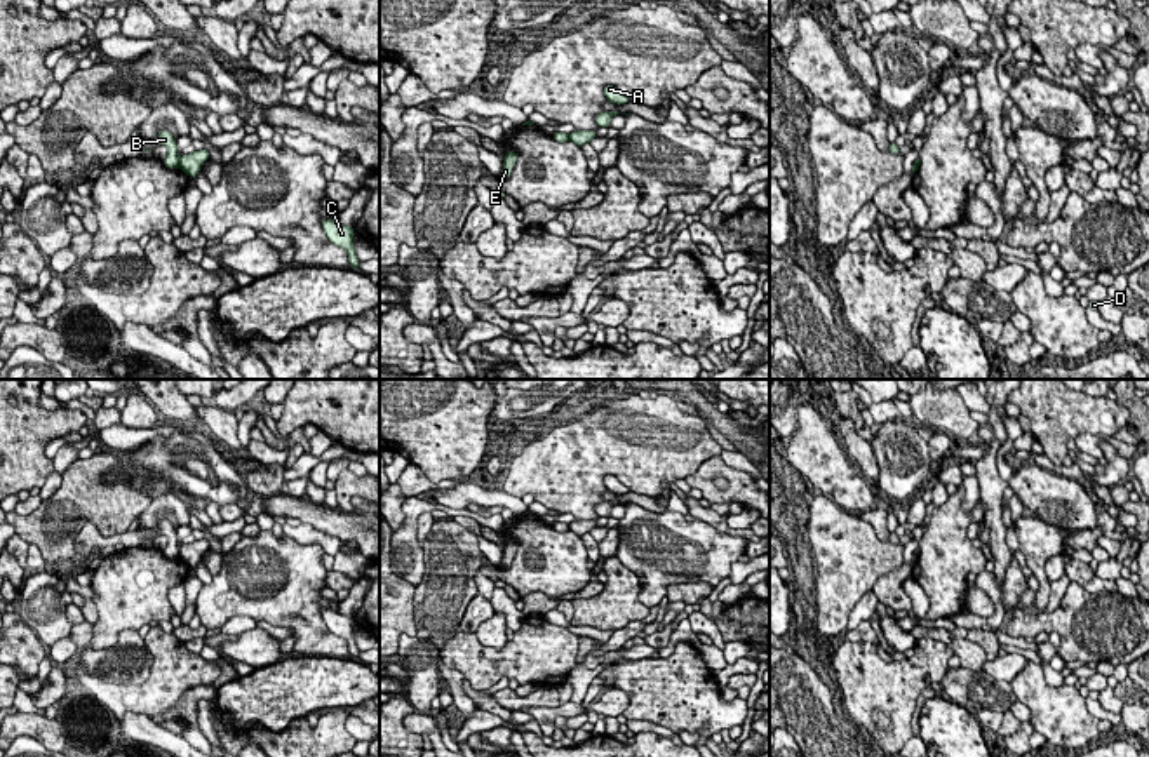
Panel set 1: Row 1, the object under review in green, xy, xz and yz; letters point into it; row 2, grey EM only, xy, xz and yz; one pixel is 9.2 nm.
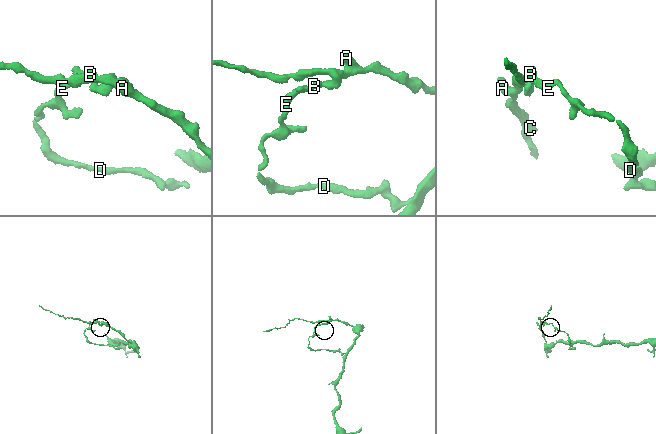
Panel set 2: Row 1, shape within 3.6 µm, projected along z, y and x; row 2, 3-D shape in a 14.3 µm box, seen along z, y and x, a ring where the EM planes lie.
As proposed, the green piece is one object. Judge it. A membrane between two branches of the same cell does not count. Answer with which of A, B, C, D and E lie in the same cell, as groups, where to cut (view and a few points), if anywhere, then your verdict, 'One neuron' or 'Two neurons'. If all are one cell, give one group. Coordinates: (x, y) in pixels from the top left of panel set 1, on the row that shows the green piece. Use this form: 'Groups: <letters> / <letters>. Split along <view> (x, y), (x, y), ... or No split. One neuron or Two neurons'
Groups: A C / B D E. Split along xy (178, 159), (180, 166). Two neurons

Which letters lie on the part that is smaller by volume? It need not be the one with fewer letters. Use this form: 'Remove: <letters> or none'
Remove: B, D, E

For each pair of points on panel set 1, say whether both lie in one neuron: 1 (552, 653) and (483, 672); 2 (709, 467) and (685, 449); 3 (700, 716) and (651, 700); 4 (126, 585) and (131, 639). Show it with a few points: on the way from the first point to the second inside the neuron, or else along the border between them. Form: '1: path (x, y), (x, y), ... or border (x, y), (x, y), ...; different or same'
1: path (535, 653), (505, 662), (500, 667); same
2: border (719, 455), (709, 456), (685, 479); different
3: path (688, 703), (685, 700), (664, 700); same
4: border (136, 629), (126, 629), (114, 646), (94, 649); different

